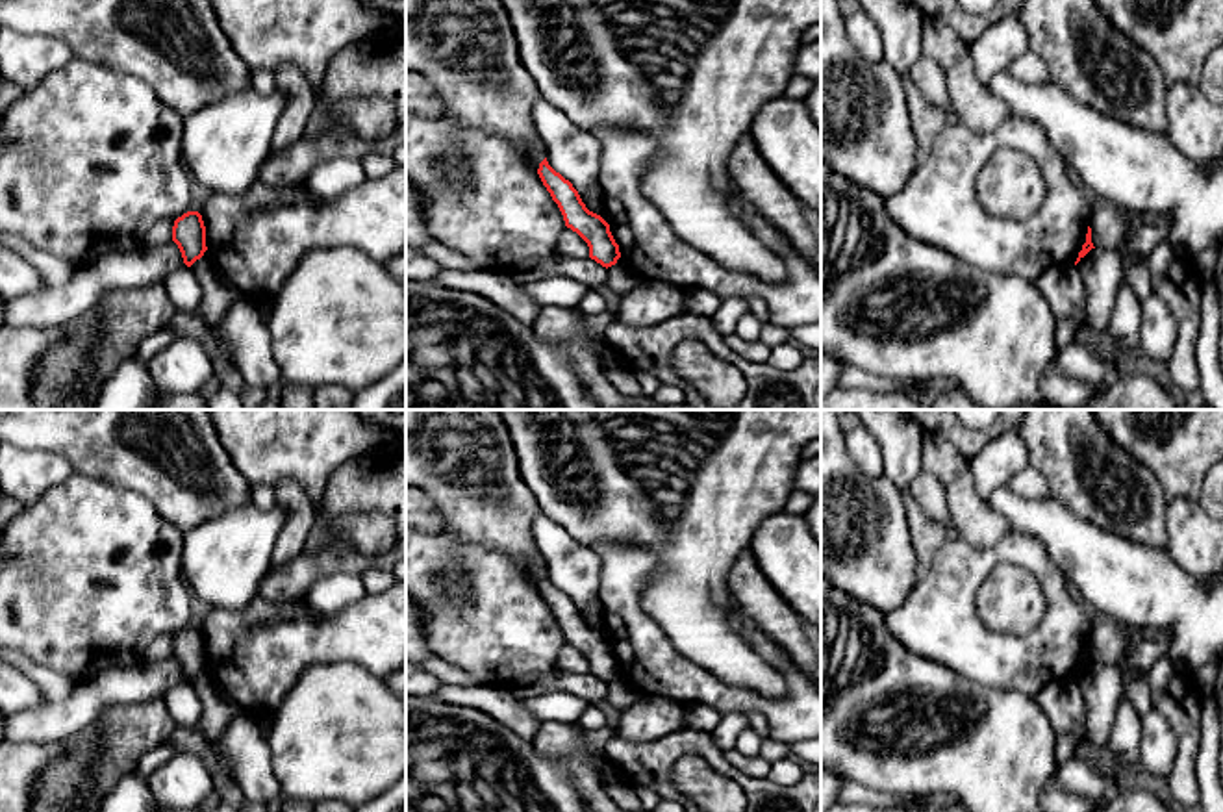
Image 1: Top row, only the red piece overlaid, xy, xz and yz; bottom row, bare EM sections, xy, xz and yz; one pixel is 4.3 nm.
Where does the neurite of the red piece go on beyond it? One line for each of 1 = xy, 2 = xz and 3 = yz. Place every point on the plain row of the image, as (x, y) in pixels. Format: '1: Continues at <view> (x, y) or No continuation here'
1: No continuation here
2: No continuation here
3: No continuation here

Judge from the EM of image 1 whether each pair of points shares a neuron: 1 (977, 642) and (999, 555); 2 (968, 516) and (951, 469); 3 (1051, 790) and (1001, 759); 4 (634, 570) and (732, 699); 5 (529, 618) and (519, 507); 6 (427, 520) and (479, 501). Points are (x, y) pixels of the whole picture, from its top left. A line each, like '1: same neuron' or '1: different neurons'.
1: same neuron
2: same neuron
3: different neurons
4: same neuron
5: different neurons
6: different neurons

